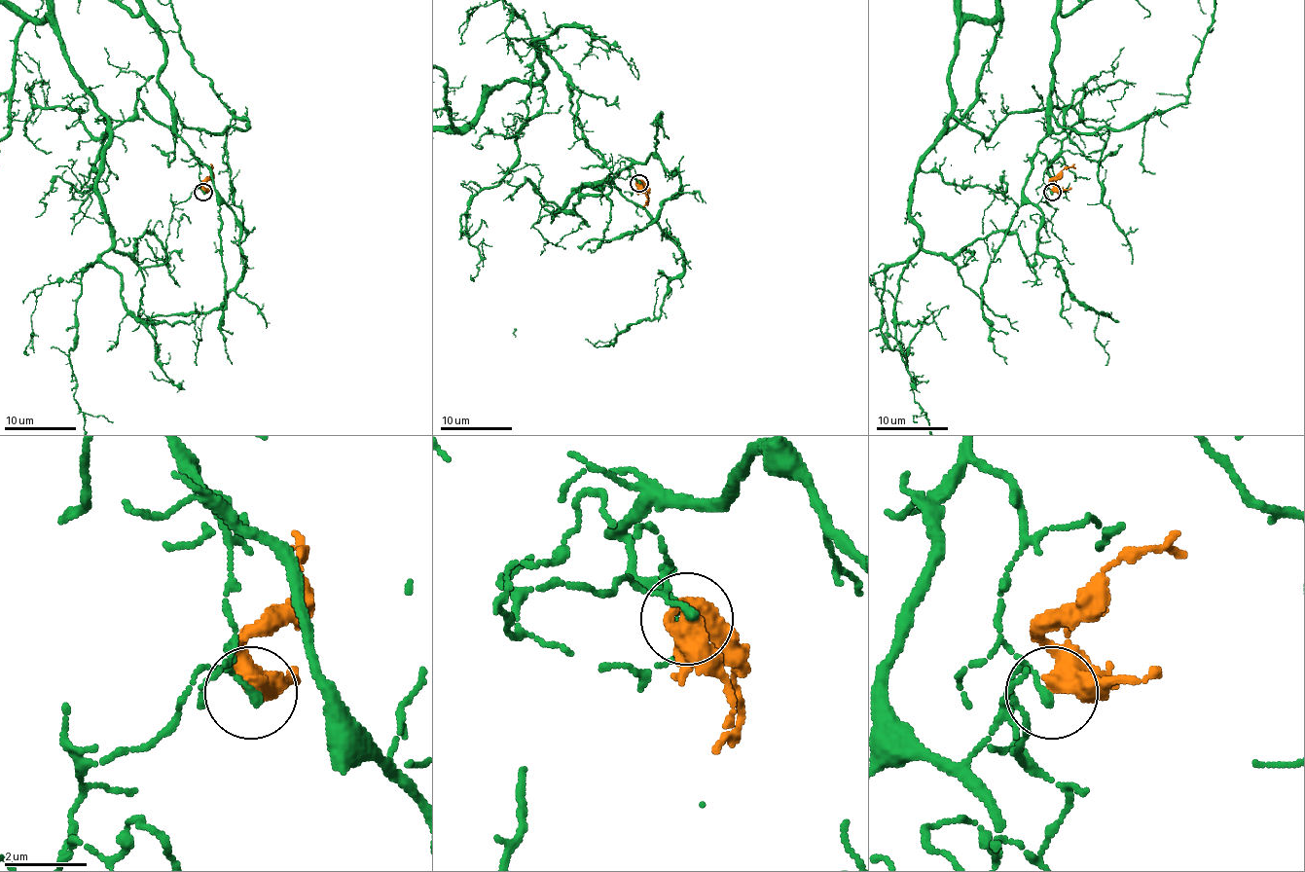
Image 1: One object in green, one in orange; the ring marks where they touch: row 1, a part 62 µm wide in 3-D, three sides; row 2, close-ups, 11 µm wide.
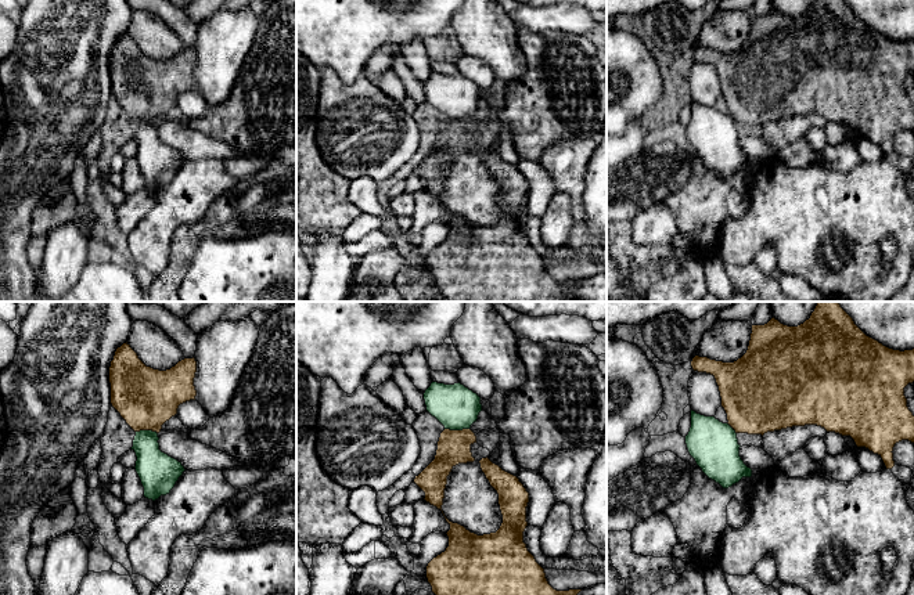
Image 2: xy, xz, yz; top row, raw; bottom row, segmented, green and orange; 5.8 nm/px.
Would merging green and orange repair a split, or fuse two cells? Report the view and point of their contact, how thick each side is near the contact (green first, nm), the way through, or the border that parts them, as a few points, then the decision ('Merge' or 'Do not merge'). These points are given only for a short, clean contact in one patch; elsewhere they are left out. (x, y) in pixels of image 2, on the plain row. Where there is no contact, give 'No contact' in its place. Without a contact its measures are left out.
Touches green at xz (457, 119). Thickness 260 nm (green) against 190 nm. Boundary: xz (445, 118), (468, 119). Do not merge

